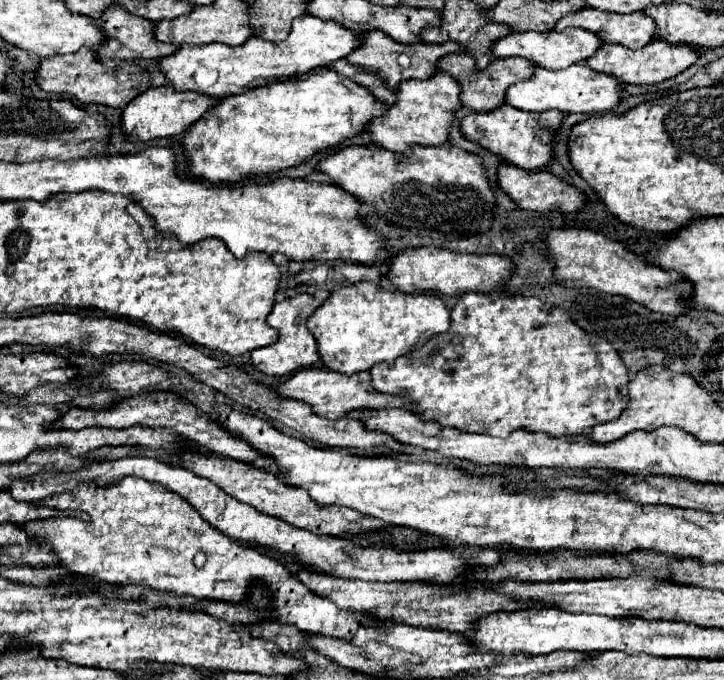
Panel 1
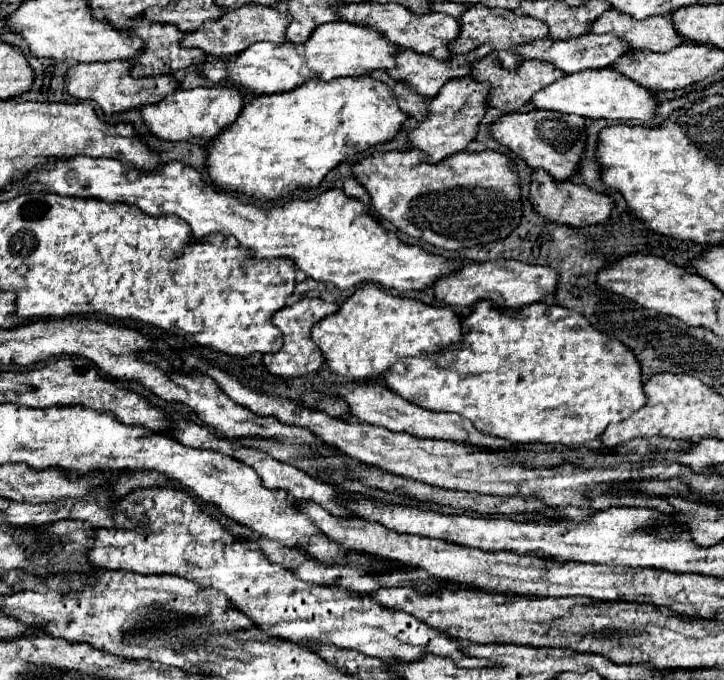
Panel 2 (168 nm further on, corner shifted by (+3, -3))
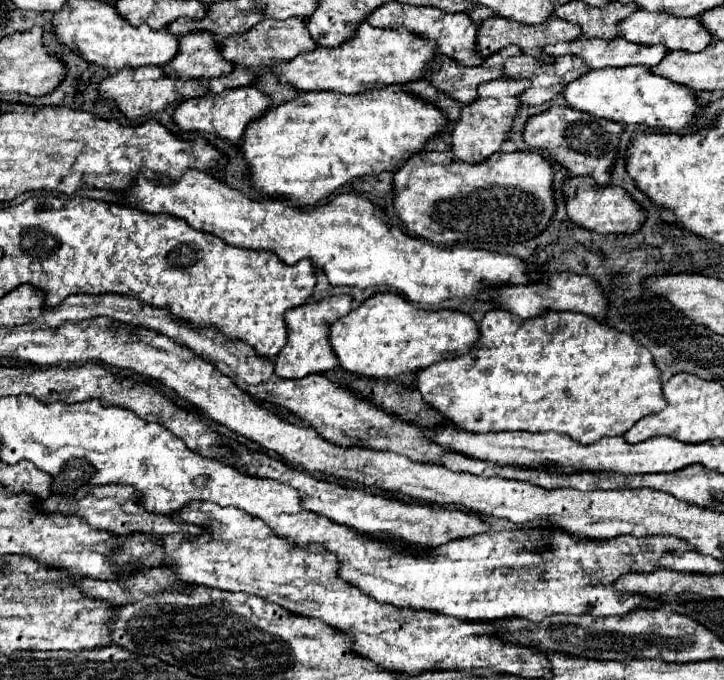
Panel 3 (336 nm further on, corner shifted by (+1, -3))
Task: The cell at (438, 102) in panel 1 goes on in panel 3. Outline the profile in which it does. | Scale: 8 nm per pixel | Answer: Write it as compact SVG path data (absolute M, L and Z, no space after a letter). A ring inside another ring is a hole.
M495 79L481 83L477 89L477 99L469 105L463 105L459 121L453 125L451 131L451 153L455 161L467 161L467 163L479 163L487 159L489 155L499 151L499 145L507 139L507 131L511 127L513 115L519 107L519 95L523 89L527 89L527 81L515 81L515 79Z

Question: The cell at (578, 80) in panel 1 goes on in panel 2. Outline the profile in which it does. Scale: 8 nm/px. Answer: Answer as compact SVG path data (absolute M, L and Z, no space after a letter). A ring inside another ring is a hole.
M597 69L597 71L579 71L573 75L565 75L551 83L549 87L535 93L531 103L537 109L551 109L561 113L575 113L589 119L609 119L609 121L651 121L657 115L657 97L653 91L641 87L639 83L631 81L623 73L615 69Z

